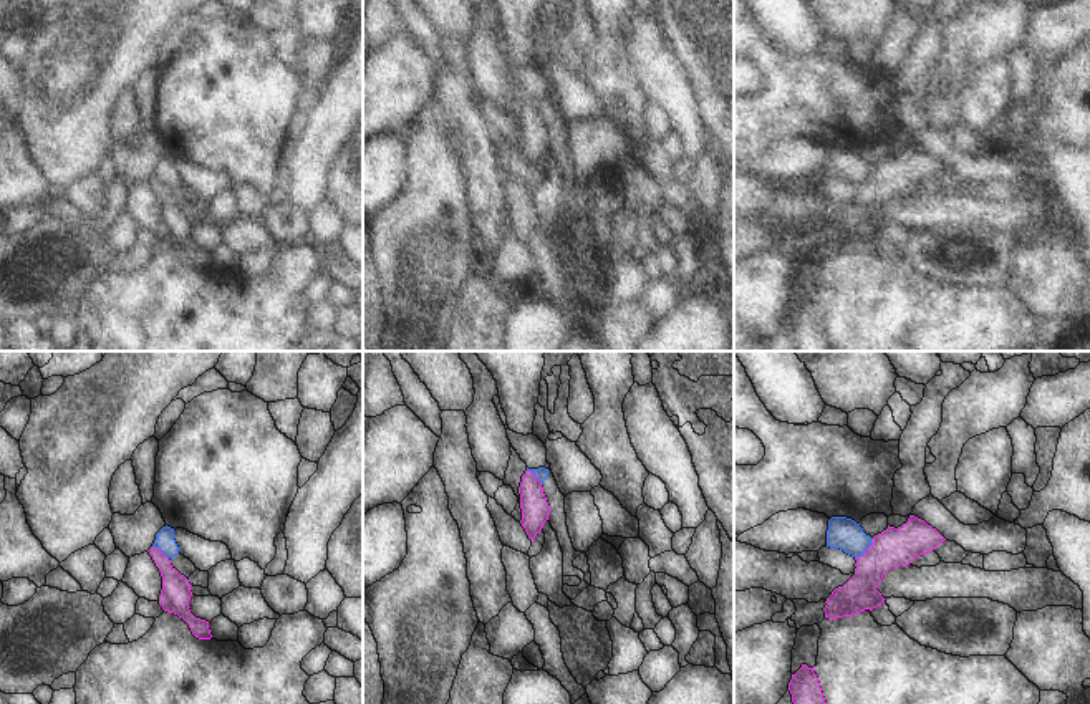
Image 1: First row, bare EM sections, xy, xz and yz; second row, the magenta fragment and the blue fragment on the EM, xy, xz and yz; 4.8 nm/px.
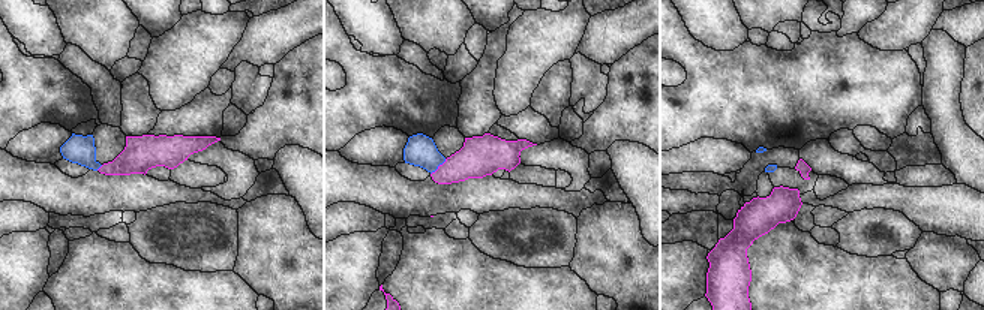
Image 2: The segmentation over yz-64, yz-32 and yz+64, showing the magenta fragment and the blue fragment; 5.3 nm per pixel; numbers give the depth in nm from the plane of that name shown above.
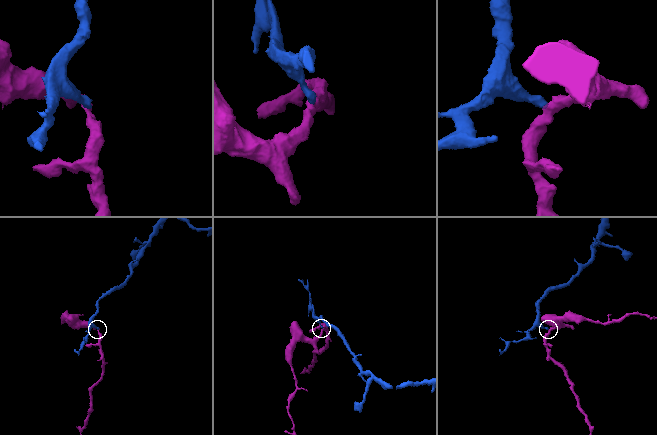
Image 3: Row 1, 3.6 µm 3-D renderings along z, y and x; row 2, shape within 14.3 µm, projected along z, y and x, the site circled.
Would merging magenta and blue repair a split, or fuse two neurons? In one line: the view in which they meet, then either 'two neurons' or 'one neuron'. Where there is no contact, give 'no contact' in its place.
yz | two neurons

